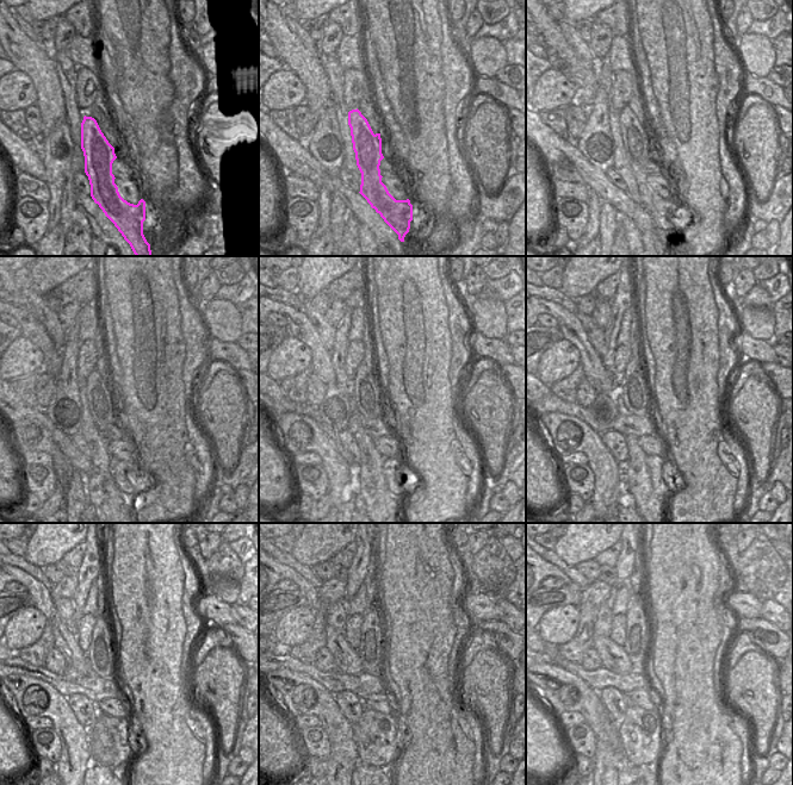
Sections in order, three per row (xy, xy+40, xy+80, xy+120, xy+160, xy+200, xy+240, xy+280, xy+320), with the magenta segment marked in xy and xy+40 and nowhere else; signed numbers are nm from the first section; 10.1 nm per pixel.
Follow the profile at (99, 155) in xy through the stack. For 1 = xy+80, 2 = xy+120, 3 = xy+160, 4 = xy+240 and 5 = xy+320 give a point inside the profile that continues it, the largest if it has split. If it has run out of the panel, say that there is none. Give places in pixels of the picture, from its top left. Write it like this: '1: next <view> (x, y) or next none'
1: next xy+80 (634, 136)
2: next xy+120 (99, 392)
3: next xy+160 (366, 391)
4: next xy+240 (101, 653)
5: next xy+320 (638, 629)

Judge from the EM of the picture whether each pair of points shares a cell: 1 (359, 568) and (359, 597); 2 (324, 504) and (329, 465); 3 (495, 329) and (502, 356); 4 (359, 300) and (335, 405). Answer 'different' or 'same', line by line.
1: different
2: different
3: different
4: same

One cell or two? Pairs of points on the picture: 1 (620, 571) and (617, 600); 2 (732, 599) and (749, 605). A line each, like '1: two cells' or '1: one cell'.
1: two cells
2: one cell

